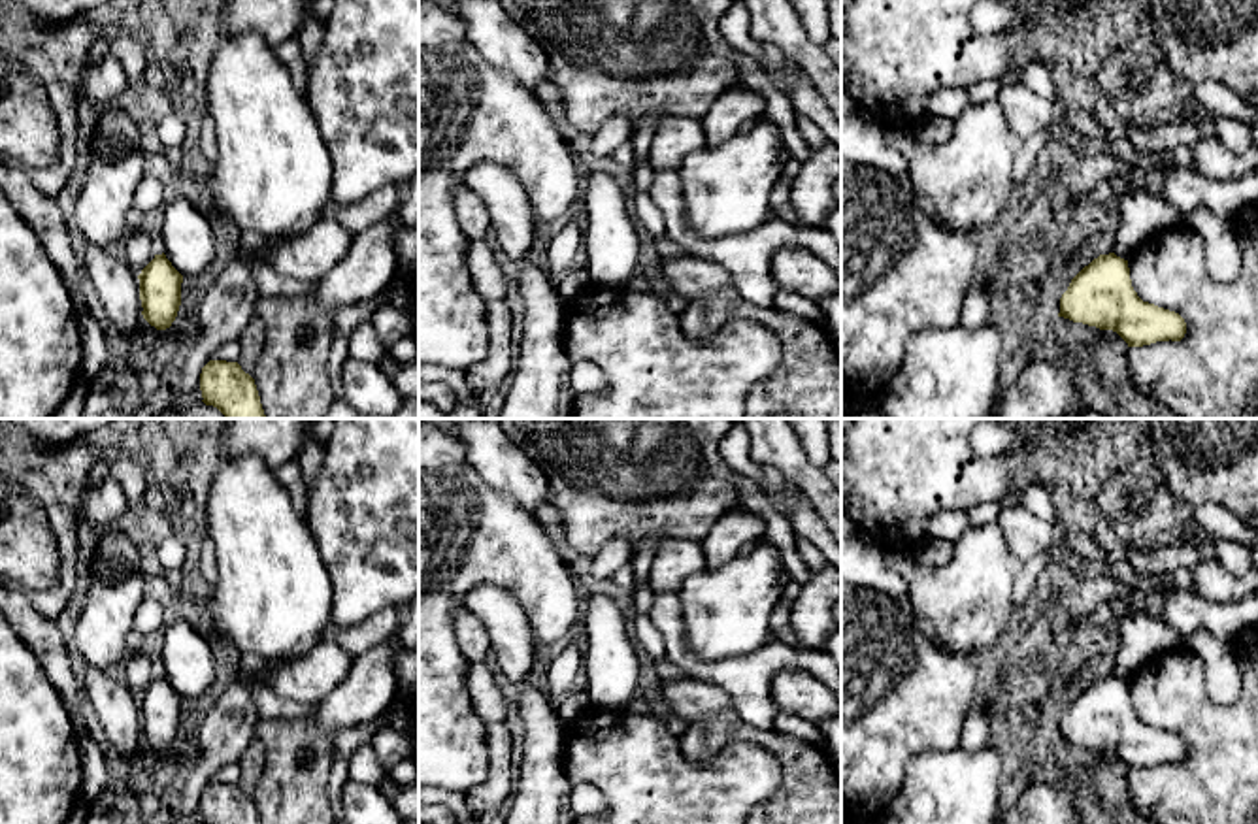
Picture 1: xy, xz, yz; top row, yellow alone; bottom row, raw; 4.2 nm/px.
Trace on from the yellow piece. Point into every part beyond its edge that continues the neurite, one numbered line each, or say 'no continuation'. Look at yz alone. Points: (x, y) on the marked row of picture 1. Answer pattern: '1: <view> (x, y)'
no continuation

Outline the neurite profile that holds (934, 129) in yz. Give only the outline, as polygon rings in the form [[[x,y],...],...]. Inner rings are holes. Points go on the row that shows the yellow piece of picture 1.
[[[928,115],[924,121],[919,123],[913,136],[920,143],[945,143],[951,140],[954,130],[954,121]]]

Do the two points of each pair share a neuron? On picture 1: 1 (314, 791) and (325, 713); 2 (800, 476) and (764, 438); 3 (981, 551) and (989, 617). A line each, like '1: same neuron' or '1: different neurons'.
1: different neurons
2: same neuron
3: same neuron

